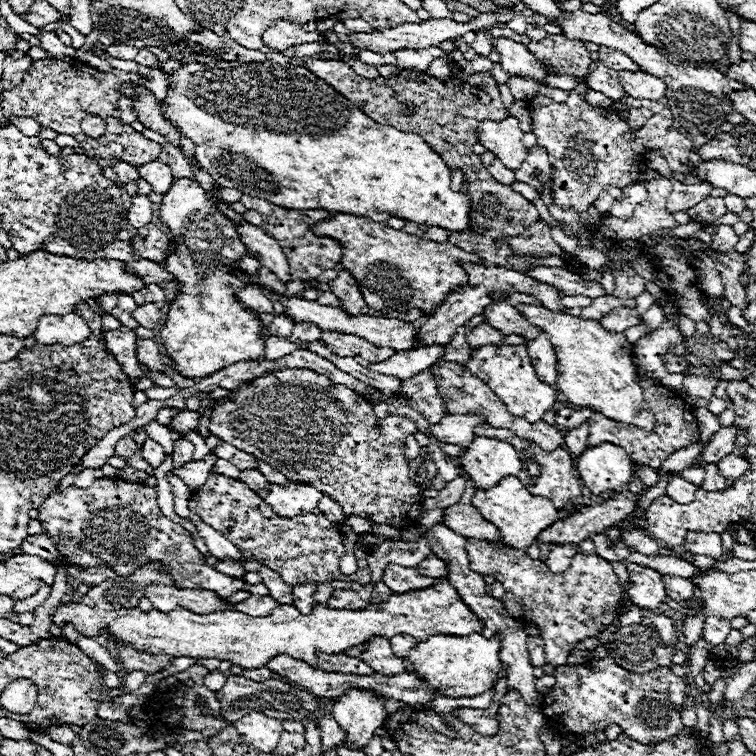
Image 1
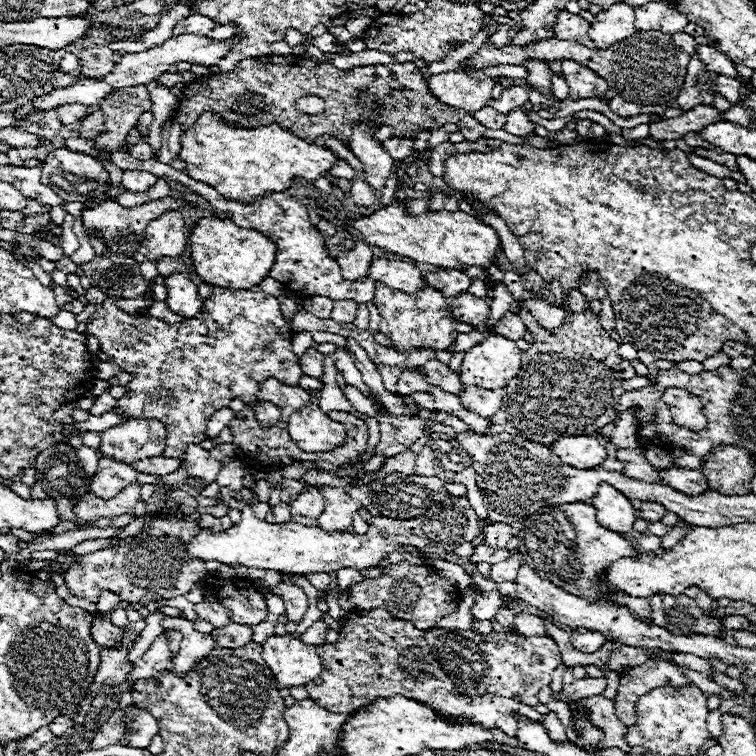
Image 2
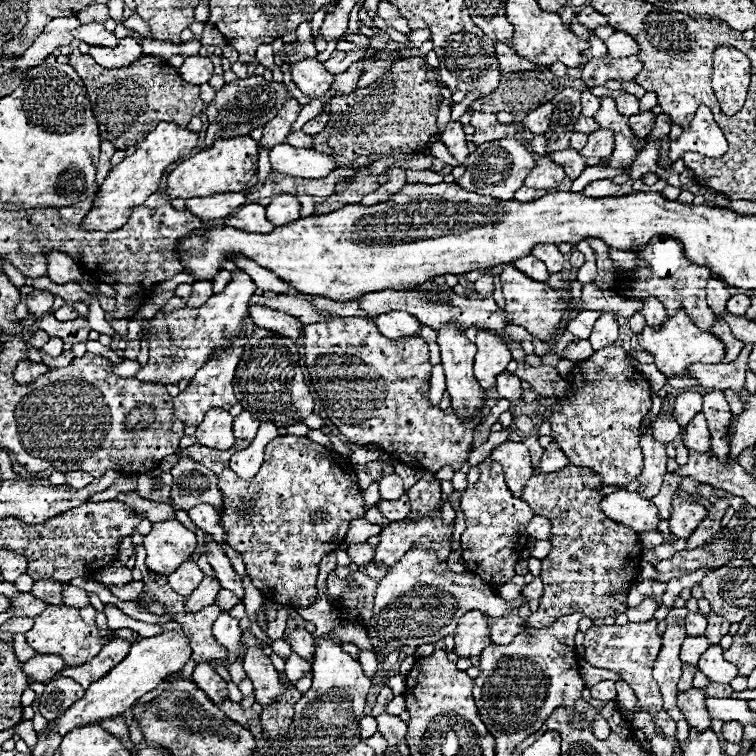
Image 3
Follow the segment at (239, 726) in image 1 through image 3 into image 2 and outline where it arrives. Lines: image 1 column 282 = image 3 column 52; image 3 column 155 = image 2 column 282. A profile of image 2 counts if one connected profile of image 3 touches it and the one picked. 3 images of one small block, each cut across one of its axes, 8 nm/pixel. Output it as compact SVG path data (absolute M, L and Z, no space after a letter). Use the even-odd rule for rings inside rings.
M270 636L262 644L262 658L276 676L278 688L304 686L322 672L322 662L314 646L304 646L298 638Z

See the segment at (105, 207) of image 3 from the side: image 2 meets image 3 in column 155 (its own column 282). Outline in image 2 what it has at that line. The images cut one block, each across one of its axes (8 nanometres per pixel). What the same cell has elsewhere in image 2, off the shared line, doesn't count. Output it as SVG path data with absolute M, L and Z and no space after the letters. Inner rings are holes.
M214 114L200 116L200 122L182 134L180 146L180 158L186 162L188 174L216 186L224 198L234 202L254 202L274 192L286 192L292 182L316 182L320 176L332 178L330 168L338 162L330 150L308 144L276 124L236 128L224 124L222 118Z

